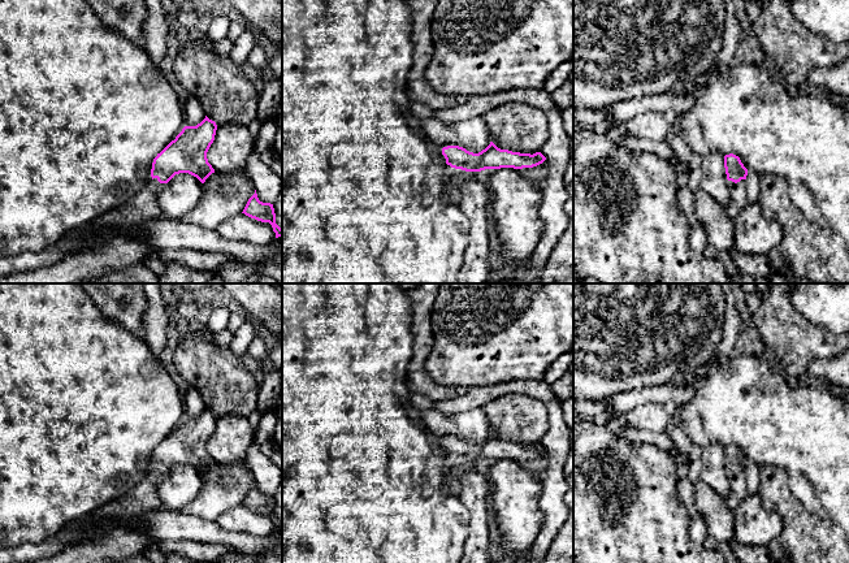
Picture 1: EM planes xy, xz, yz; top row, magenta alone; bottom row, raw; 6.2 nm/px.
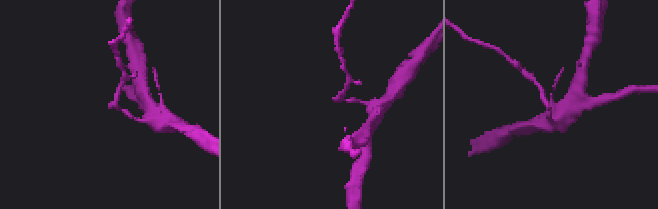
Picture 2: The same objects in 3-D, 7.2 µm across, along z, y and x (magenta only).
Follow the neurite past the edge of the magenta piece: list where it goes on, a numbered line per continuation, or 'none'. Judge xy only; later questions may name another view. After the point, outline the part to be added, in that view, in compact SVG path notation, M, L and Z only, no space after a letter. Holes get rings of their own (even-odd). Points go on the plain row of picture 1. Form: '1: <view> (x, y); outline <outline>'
1: xy (143, 497); outline M157 469L147 473L126 497L111 501L94 511L86 523L77 528L75 538L82 540L88 532L99 530L104 525L130 520L146 511L161 507L157 486L164 477L165 475L160 475Z

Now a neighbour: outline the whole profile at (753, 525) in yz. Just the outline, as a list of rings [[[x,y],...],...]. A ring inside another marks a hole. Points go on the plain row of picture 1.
[[[755,491],[733,508],[732,541],[746,546],[767,546],[781,532],[781,517],[766,510]]]

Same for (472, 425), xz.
[[[436,408],[421,411],[424,425],[436,436],[443,438],[459,437],[478,445],[490,436],[488,417],[482,408],[445,413]]]

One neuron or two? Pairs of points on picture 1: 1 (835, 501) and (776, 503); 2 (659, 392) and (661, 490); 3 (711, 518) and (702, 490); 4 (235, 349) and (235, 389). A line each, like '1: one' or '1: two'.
1: two
2: two
3: one
4: two

